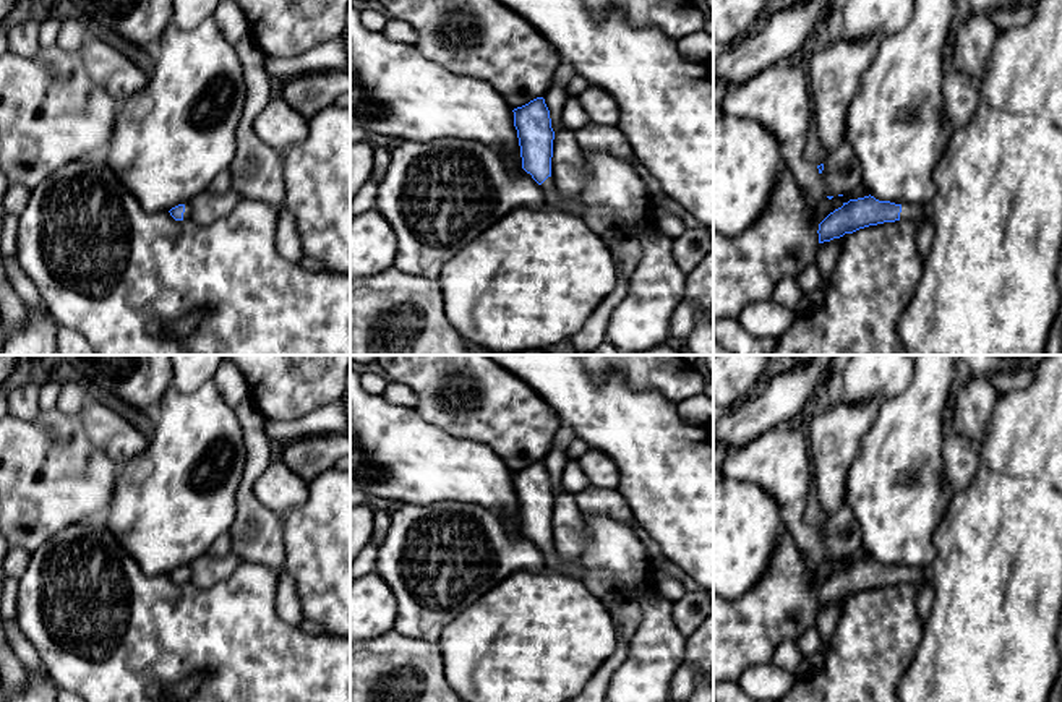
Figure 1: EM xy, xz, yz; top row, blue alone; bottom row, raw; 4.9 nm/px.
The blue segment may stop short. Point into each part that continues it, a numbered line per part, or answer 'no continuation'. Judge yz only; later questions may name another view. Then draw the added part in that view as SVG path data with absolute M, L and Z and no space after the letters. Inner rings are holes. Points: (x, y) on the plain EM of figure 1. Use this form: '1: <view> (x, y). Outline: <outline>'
1: yz (908, 574). Outline: M901 567L900 584L921 584L927 579L926 567Z

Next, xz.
1: xz (552, 561). Outline: M548 540L540 550L543 553L545 569L579 579L582 577L582 564L579 559L569 563L561 561L551 540Z

